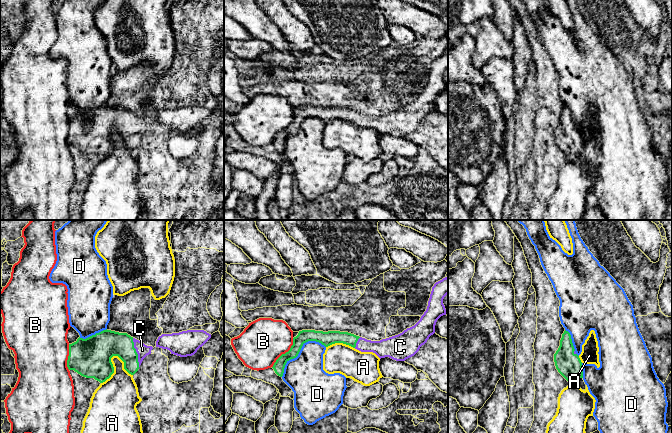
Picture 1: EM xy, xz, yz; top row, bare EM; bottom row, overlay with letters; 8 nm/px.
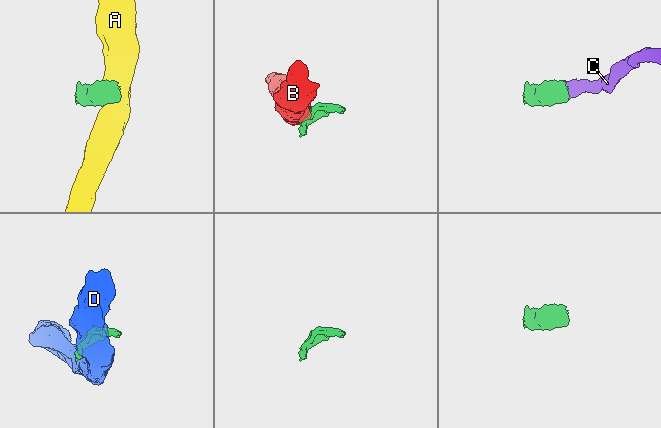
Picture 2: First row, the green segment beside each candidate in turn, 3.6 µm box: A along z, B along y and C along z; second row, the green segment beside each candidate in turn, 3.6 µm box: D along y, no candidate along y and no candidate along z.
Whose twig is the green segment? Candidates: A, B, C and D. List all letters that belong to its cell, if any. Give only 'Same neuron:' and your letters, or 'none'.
Same neuron: C

